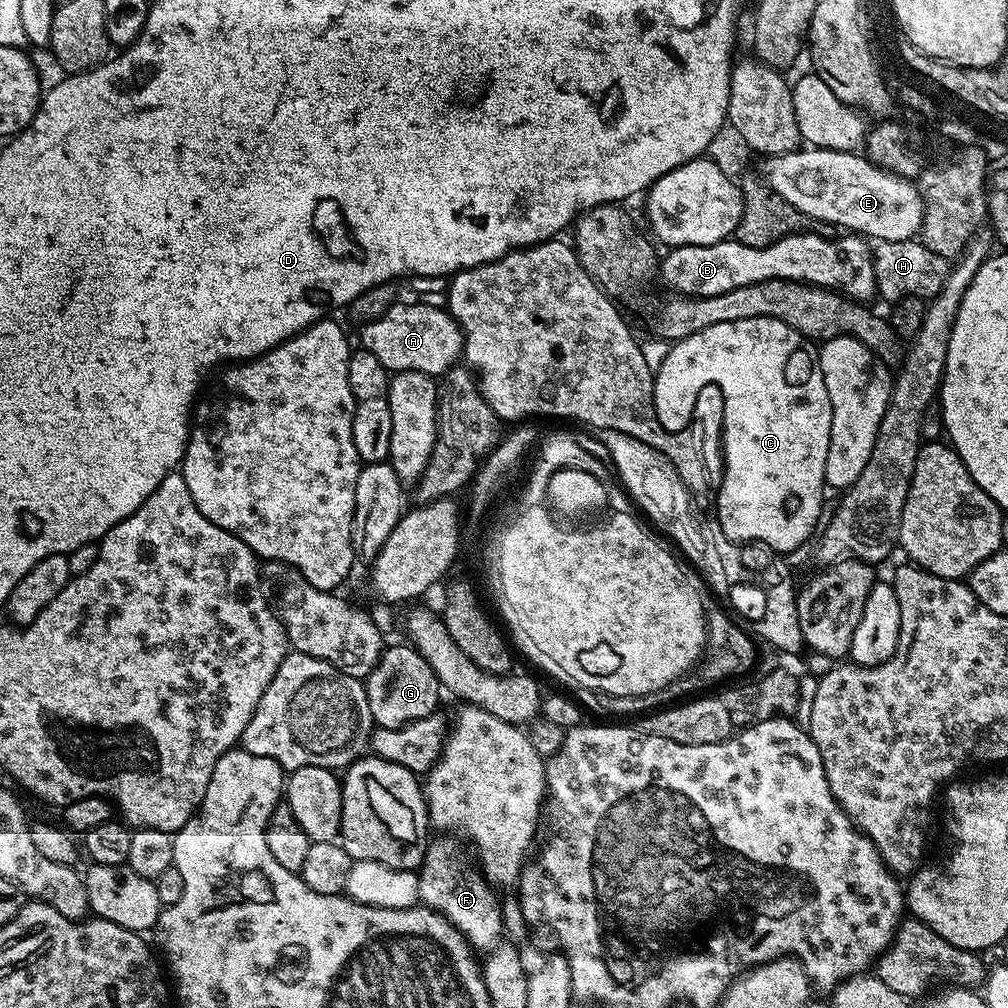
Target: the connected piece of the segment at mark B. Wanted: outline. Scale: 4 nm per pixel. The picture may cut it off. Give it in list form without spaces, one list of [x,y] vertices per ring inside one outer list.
[[[805,230],[802,232],[795,232],[792,236],[783,236],[780,240],[775,240],[772,244],[767,244],[765,248],[755,248],[754,246],[746,246],[741,240],[729,238],[711,244],[710,246],[682,246],[681,248],[673,248],[667,254],[668,257],[661,259],[658,264],[658,276],[662,281],[664,279],[663,287],[671,290],[673,293],[681,296],[713,296],[714,294],[726,294],[726,290],[738,290],[738,286],[750,286],[758,282],[766,282],[767,280],[797,280],[800,284],[814,284],[817,288],[831,288],[834,292],[840,292],[843,296],[847,296],[850,300],[857,302],[871,301],[871,296],[877,295],[876,291],[876,274],[874,272],[874,262],[872,261],[873,249],[870,247],[869,241],[859,234],[840,234],[837,240],[827,240],[824,236],[819,236],[816,230]]]

